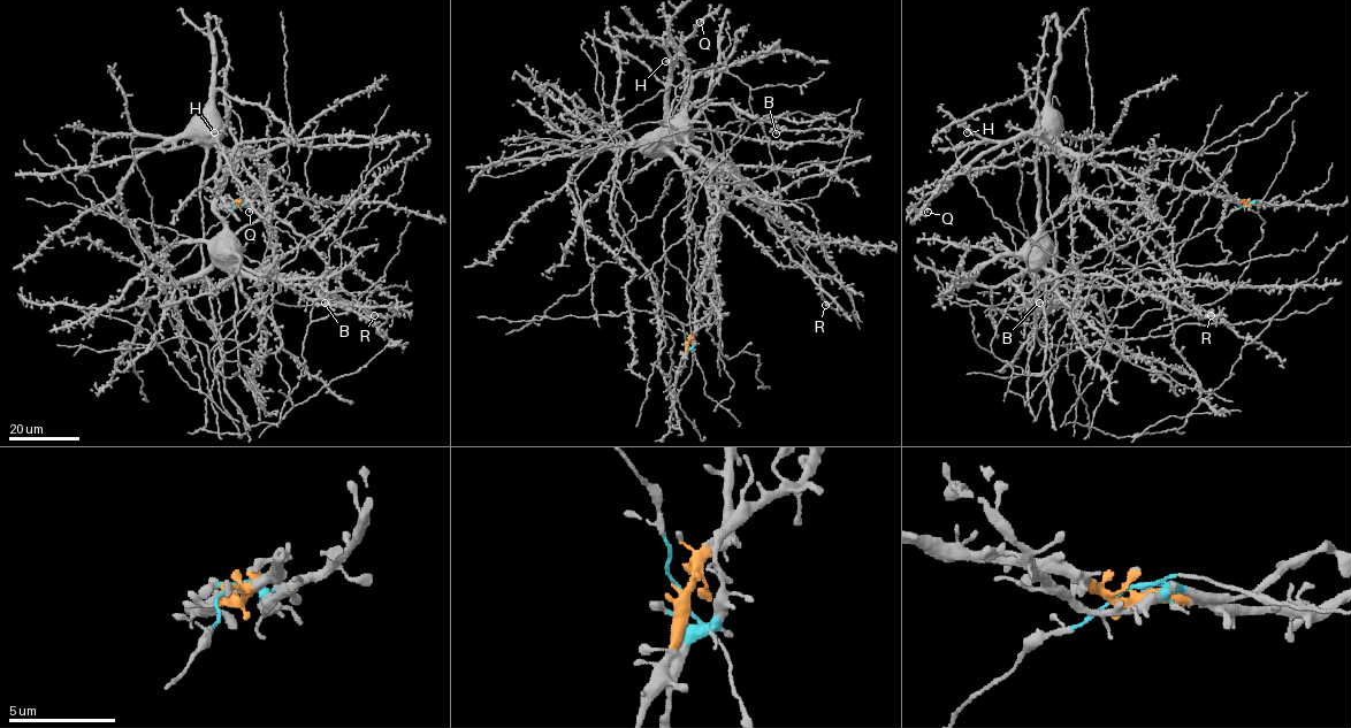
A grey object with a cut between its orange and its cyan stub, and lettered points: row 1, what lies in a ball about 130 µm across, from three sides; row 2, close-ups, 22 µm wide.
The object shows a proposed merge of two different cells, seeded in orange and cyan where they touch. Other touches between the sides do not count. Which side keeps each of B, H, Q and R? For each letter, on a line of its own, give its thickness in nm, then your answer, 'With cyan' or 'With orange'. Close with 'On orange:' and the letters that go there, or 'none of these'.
B: Thickness 380 nm. With cyan
H: Thickness 400 nm. With orange
Q: Thickness 420 nm. With orange
R: Thickness 420 nm. With cyan
On orange: H, Q

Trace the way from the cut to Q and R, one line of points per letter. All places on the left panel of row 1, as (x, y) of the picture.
Q: (235, 202), (259, 179), (260, 167), (251, 158), (234, 155), (216, 133), (229, 170), (251, 204), (249, 212)
R: (235, 202), (165, 275), (161, 288), (230, 265), (244, 275), (305, 276), (320, 292), (382, 315), (374, 315)

